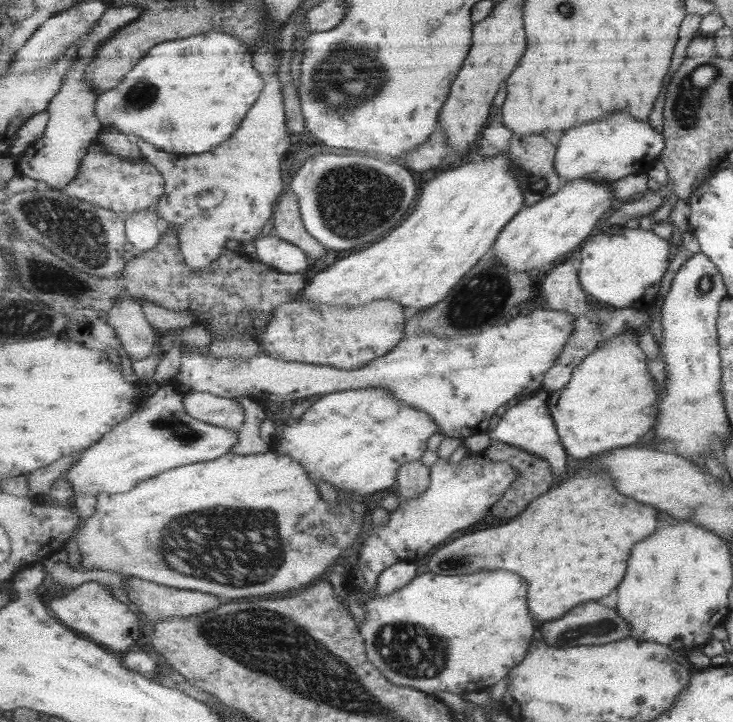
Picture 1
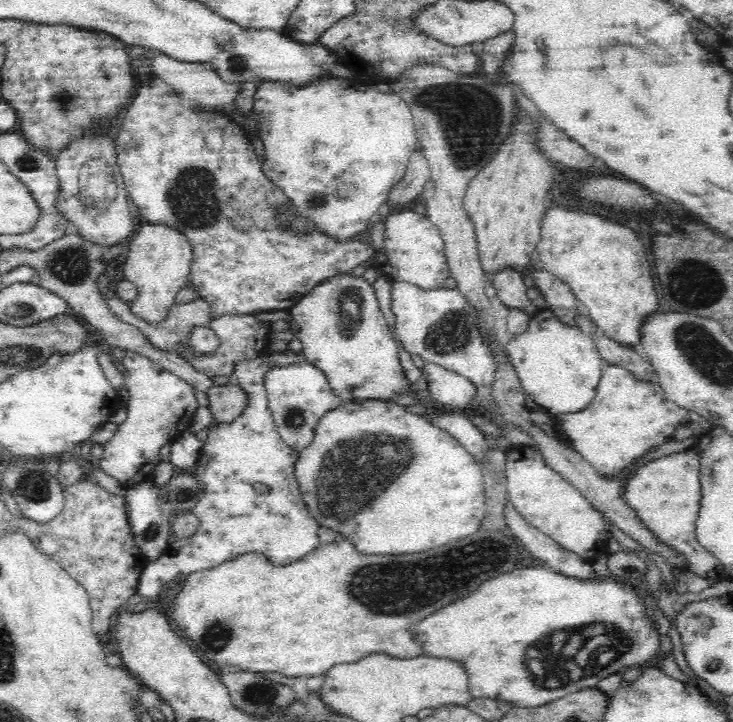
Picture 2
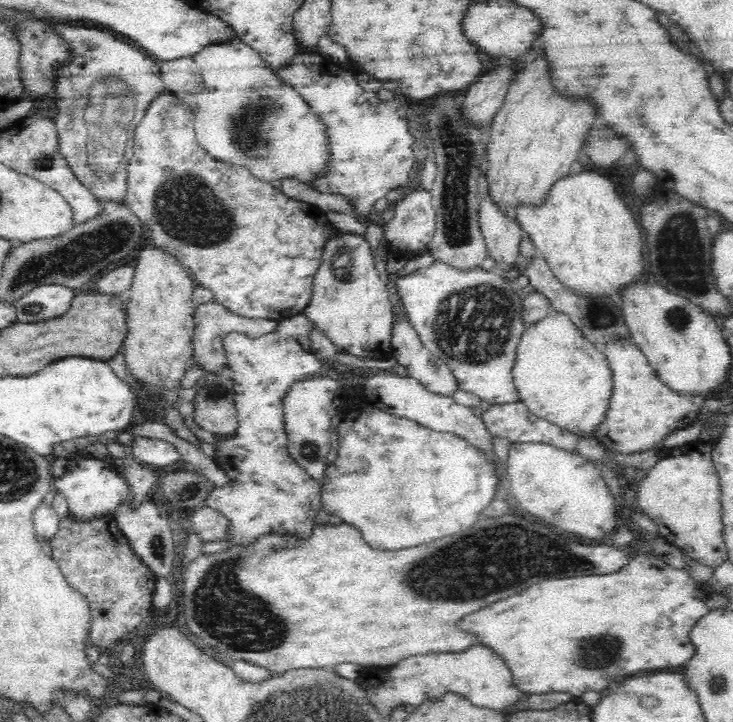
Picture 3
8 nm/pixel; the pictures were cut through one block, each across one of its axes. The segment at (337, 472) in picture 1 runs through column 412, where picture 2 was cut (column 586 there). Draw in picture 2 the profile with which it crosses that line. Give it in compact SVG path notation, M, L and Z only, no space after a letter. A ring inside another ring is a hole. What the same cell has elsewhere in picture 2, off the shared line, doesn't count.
M604 366L594 398L582 410L553 416L553 426L564 440L602 476L614 476L652 448L672 439L680 424L688 423L688 410L664 398L660 384L638 382L619 366Z

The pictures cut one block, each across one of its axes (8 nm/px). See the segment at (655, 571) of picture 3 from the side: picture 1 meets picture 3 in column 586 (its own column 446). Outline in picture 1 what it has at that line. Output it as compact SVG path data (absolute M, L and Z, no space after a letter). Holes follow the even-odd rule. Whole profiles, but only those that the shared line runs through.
M505 570L469 576L437 576L429 572L417 576L399 592L385 595L374 592L369 600L371 602L366 602L364 608L367 620L360 630L371 662L377 664L389 682L426 693L454 692L464 696L473 691L483 691L483 688L509 676L511 668L525 660L529 646L536 642L533 638L535 618L527 606L527 582L519 574ZM385 646L393 648L391 660L383 658L389 655Z

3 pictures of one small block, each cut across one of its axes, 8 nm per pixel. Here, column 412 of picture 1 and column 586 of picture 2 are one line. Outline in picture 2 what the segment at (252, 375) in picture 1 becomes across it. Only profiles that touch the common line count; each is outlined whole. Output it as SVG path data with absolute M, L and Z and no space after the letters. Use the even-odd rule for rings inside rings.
M549 309L533 315L528 330L510 338L506 351L524 387L526 406L530 411L546 413L551 417L588 406L605 366L594 341L578 327L557 320Z

